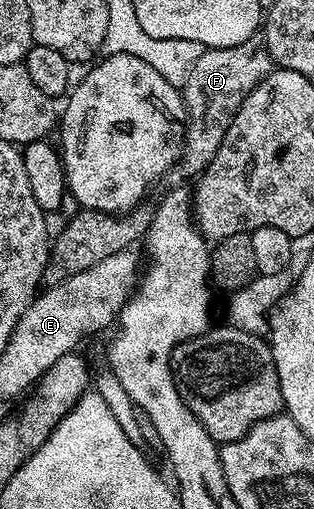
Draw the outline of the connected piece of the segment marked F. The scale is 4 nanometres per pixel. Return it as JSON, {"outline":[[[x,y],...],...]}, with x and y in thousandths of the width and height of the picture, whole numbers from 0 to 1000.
{"outline":[[[831,77],[764,83],[764,90],[659,94],[637,106],[624,130],[573,175],[592,210],[592,242],[580,269],[580,303],[567,320],[529,340],[532,363],[567,365],[640,346],[688,303],[752,216],[790,193],[799,177],[866,139],[860,102]]]}

